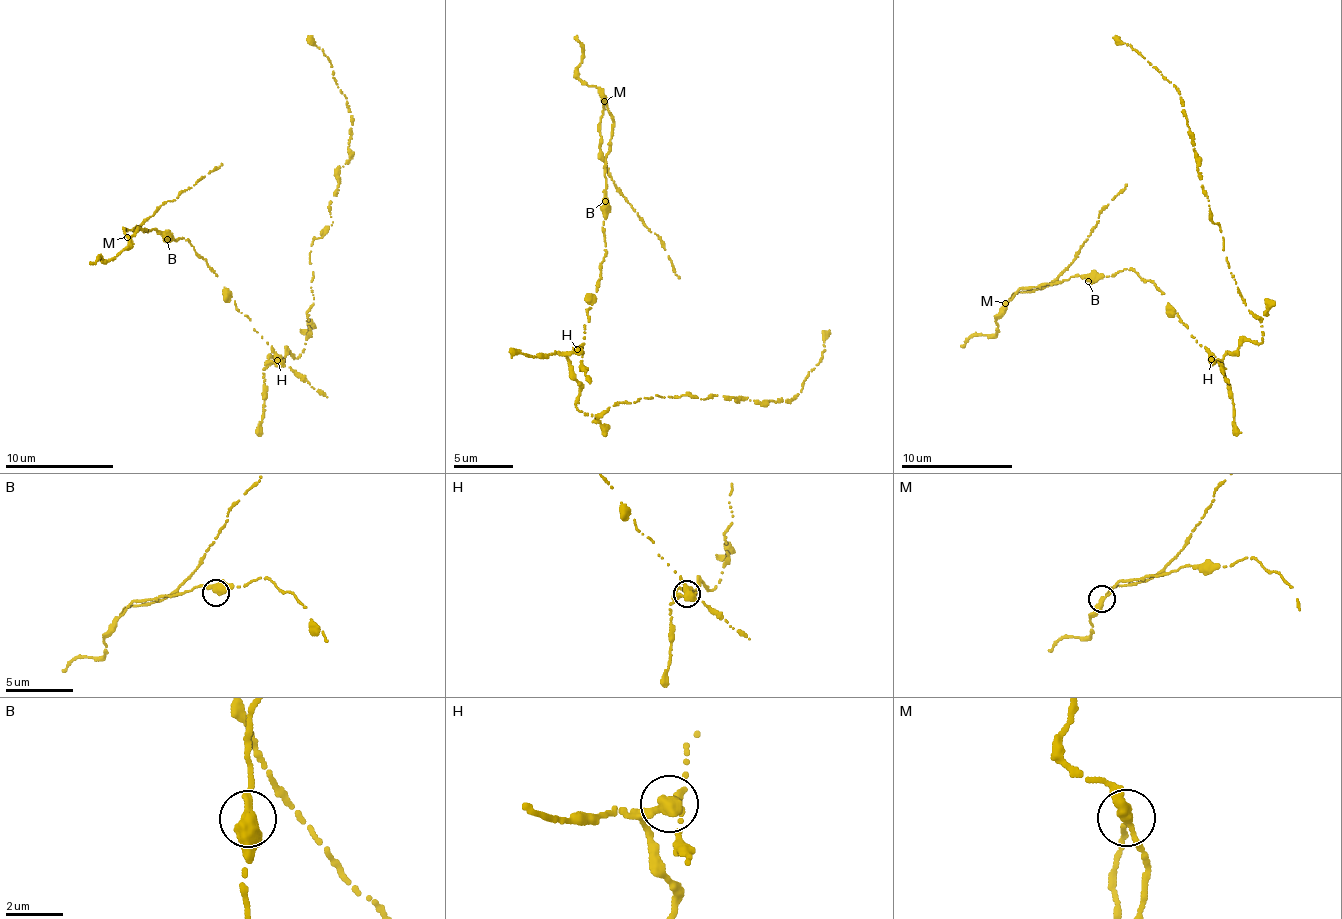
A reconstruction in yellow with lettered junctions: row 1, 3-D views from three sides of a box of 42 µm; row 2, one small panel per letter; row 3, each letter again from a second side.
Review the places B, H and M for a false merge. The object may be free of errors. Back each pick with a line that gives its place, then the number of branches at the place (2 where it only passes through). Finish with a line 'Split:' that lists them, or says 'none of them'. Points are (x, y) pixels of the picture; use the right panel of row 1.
H: at (1211, 359); 2 branches meet
Split: H

